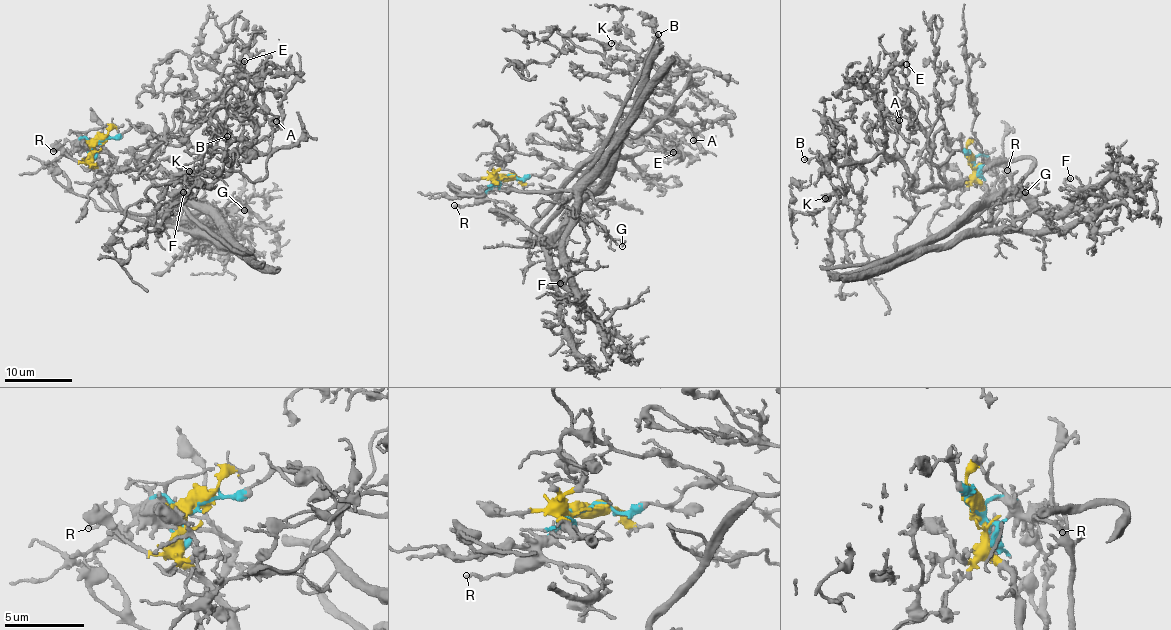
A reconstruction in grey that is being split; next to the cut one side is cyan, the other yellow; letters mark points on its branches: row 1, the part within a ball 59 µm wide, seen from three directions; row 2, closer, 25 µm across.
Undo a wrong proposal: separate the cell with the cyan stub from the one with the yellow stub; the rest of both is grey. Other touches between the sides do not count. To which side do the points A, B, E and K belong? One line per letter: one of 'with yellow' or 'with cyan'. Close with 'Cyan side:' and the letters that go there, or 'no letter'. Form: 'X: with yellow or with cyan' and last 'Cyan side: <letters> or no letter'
A: with cyan
B: with cyan
E: with cyan
K: with cyan
Cyan side: A, B, E, K

